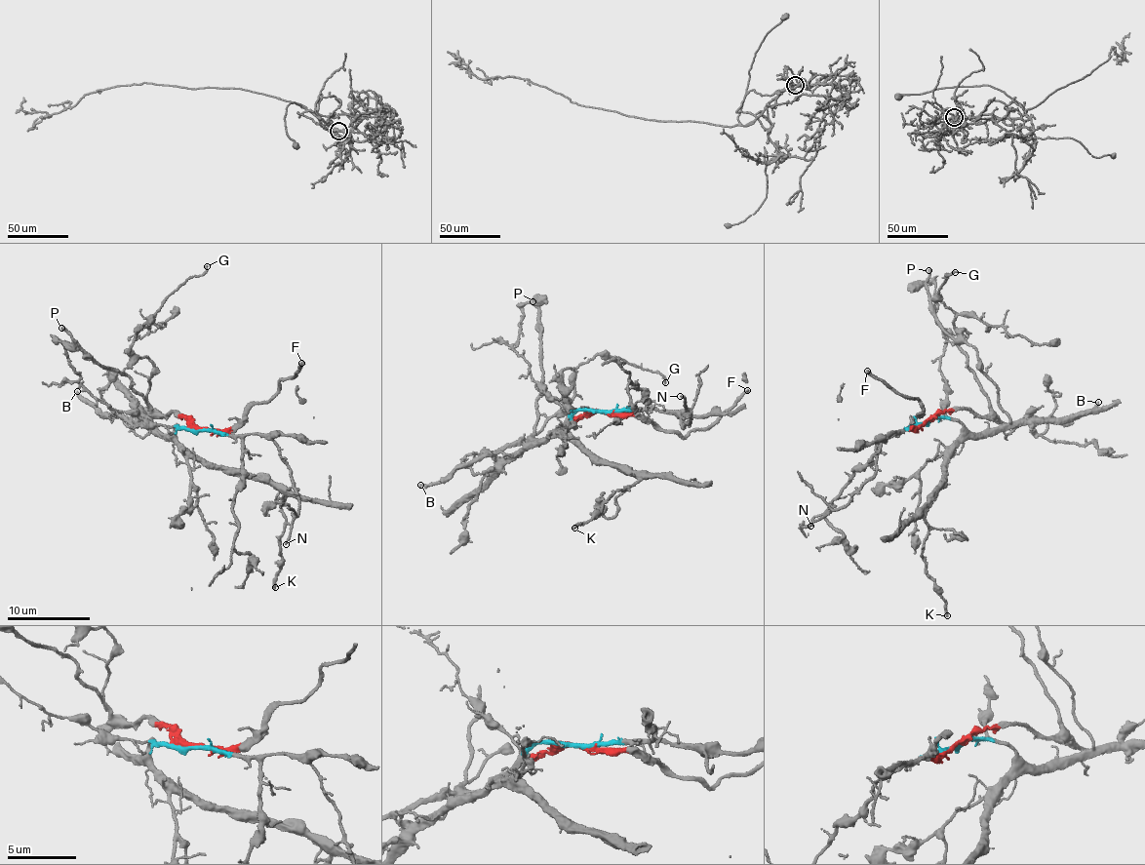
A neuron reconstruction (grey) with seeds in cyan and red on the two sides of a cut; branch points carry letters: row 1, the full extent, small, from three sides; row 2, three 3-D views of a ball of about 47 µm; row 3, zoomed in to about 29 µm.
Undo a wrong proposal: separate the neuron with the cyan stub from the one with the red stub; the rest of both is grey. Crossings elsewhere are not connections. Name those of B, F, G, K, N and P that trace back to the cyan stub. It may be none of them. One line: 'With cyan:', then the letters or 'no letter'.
With cyan: G, K, N

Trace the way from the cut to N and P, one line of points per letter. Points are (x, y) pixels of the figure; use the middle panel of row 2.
N: (599, 412), (636, 412), (647, 408), (678, 414), (682, 427), (690, 422), (689, 409), (680, 396)
P: (599, 412), (588, 410), (545, 437), (534, 438), (539, 416), (535, 405), (544, 392), (538, 308), (533, 301)

